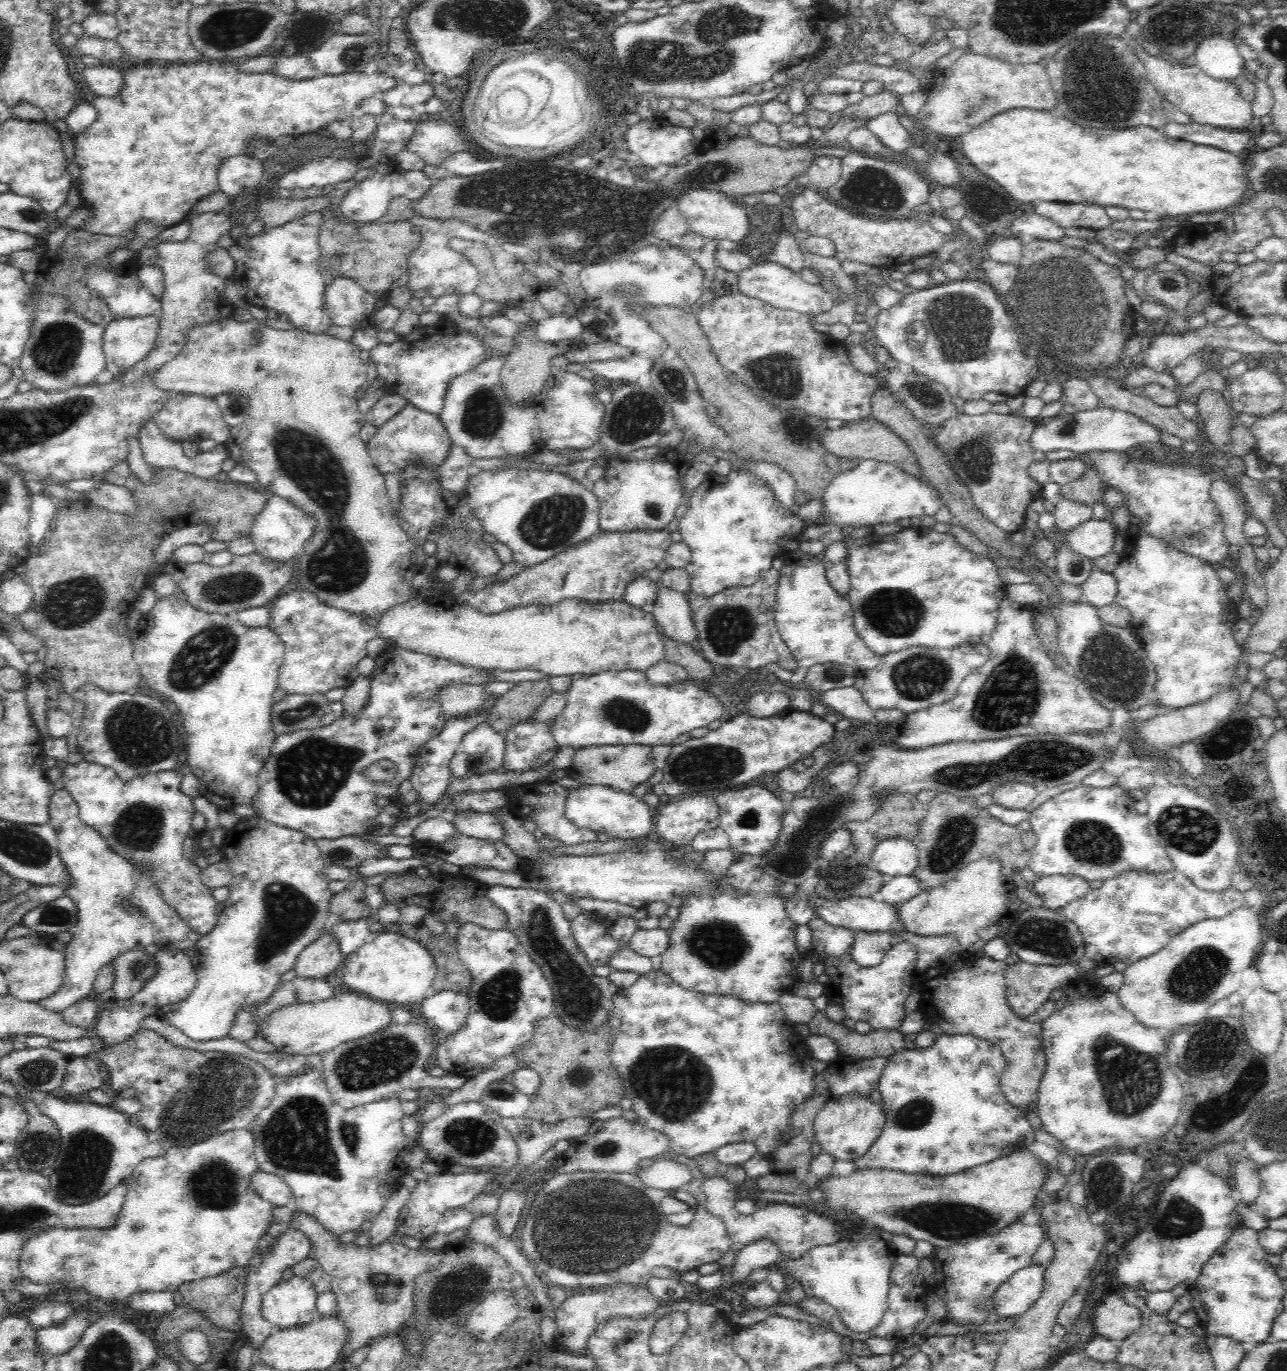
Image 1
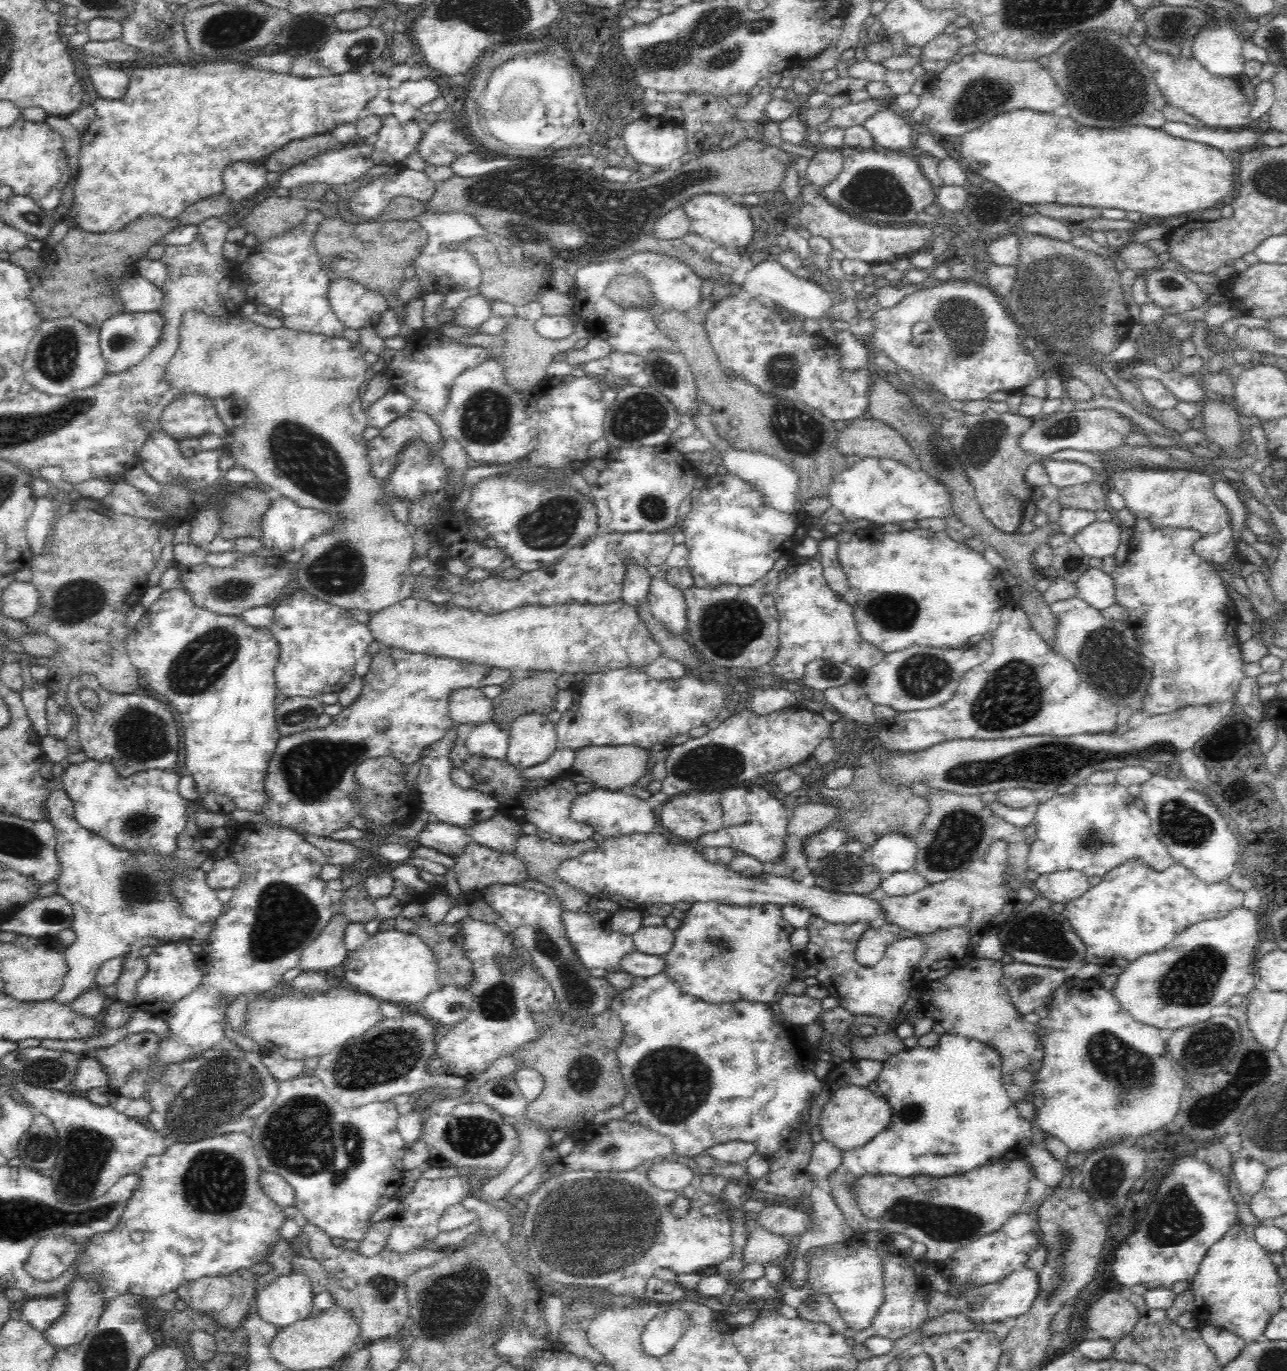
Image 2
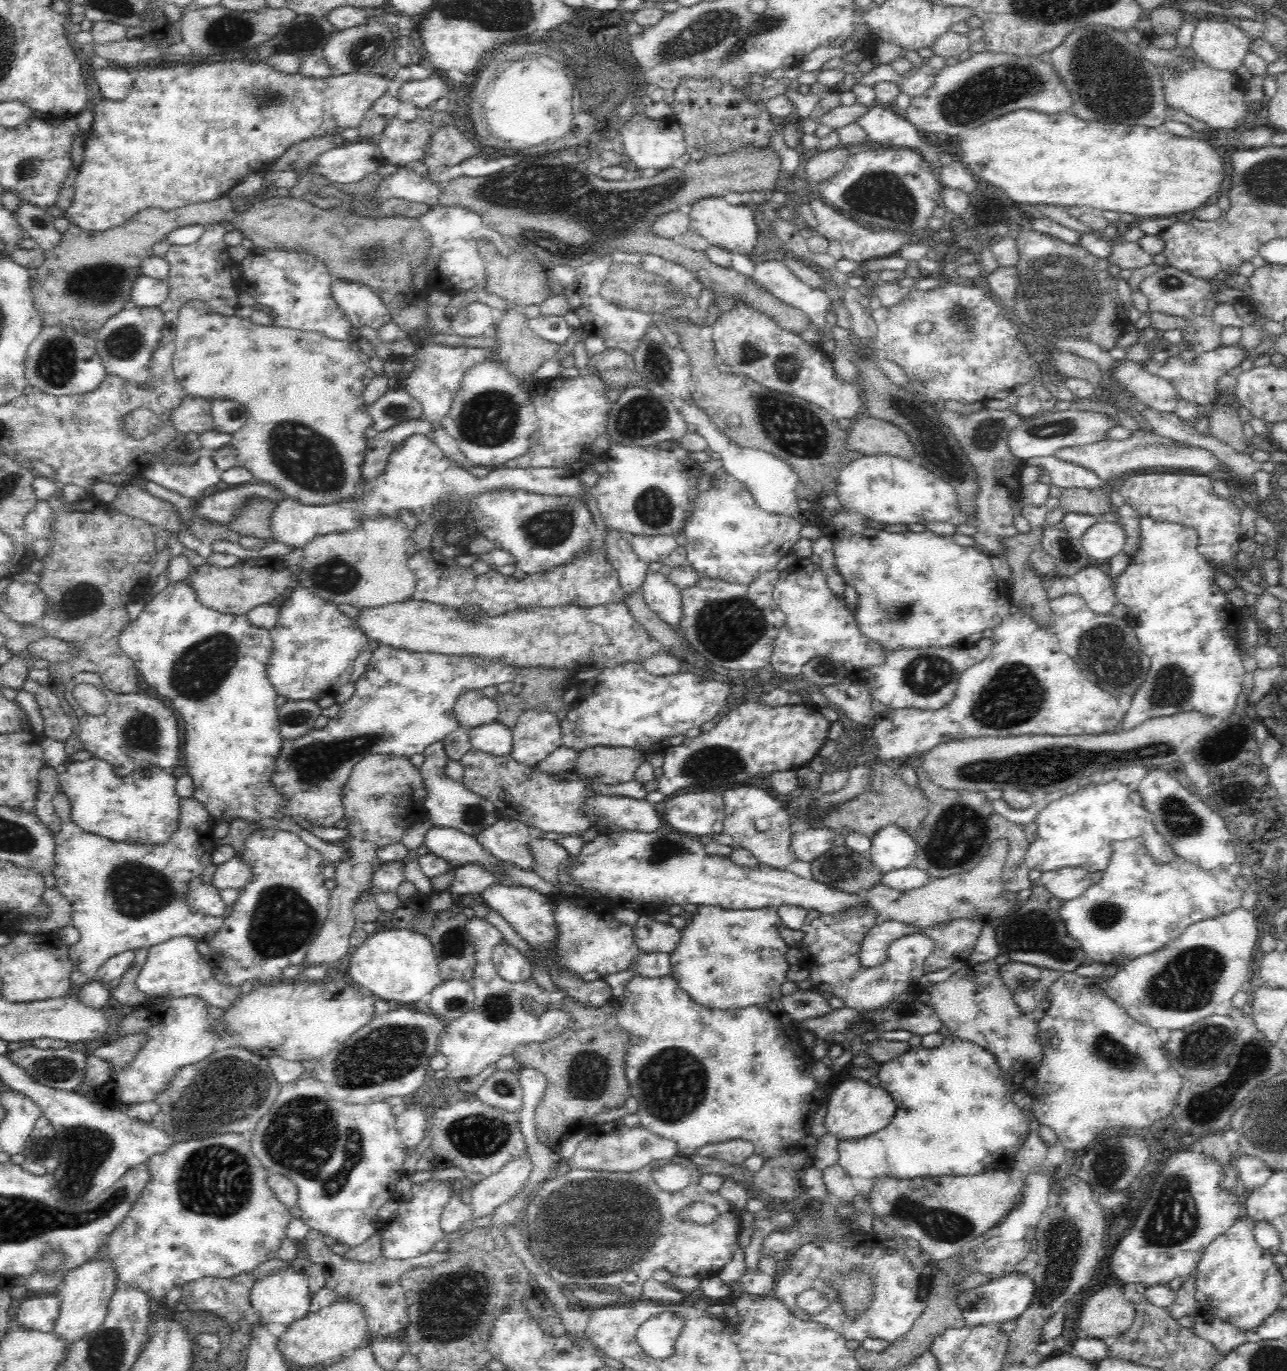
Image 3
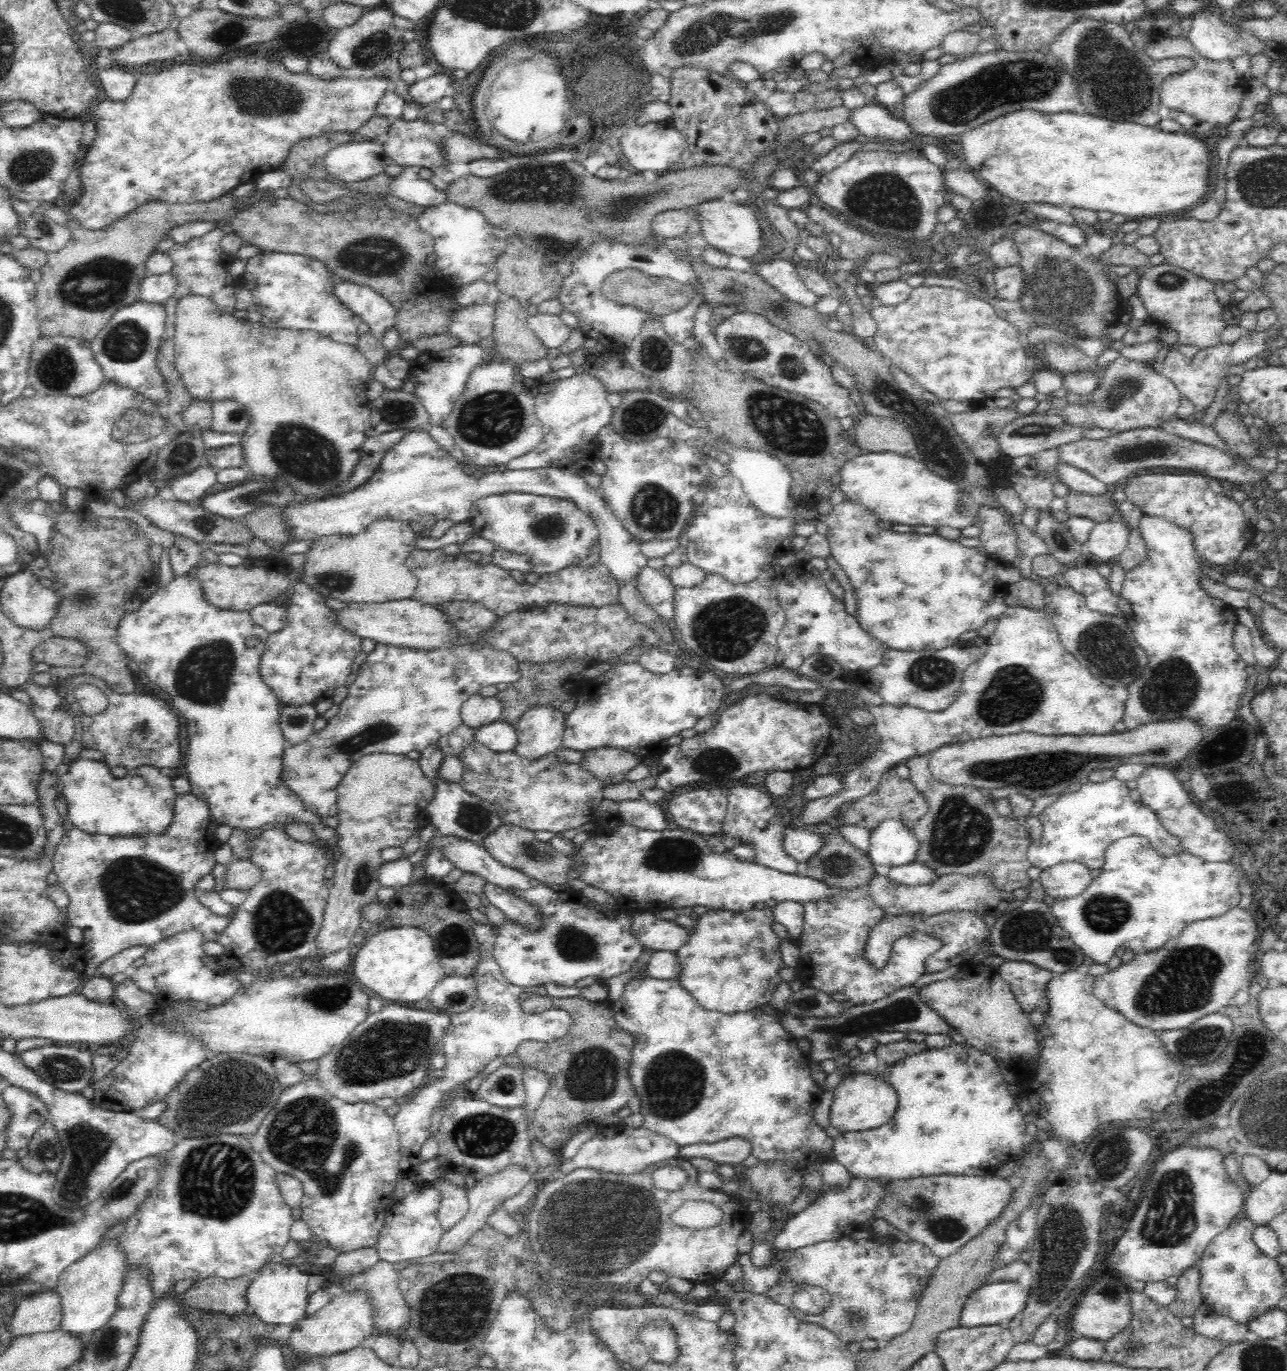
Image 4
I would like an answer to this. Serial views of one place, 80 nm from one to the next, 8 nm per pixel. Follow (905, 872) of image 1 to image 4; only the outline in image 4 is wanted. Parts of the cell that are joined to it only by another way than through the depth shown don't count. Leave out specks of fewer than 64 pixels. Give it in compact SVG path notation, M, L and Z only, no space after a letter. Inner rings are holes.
M889 819L872 832L866 854L873 866L888 866L891 869L915 861L918 850L919 843L908 827Z

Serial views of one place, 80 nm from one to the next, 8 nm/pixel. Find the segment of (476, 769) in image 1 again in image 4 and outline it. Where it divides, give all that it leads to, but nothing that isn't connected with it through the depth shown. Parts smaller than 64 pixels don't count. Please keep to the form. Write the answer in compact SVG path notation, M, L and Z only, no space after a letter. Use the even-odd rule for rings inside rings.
M502 720L475 728L472 736L474 741L496 753L512 751L516 746L515 726Z

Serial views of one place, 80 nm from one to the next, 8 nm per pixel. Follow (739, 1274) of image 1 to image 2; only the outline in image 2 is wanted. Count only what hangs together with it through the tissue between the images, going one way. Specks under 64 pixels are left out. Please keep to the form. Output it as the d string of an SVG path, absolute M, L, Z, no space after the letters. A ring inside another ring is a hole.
M754 1223L751 1224L751 1233L742 1252L742 1272L746 1265L779 1264L789 1256L791 1251L786 1239L766 1230L754 1229Z

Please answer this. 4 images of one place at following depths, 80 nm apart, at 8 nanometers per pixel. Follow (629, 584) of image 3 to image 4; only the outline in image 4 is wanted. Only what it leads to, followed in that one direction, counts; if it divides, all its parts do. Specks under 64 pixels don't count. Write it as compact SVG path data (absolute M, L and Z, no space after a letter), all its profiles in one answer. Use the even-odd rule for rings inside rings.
M427 430L410 431L402 440L391 448L382 459L382 466L363 486L354 490L342 493L337 497L319 501L299 501L291 499L286 506L282 507L282 523L284 529L290 533L290 540L302 542L302 540L314 541L324 536L344 535L352 536L362 532L368 524L380 519L390 519L393 521L408 520L418 522L425 529L430 530L435 522L448 518L453 524L466 522L470 518L470 509L473 502L479 498L484 498L490 494L506 494L508 492L523 492L524 494L535 494L536 496L546 496L552 498L568 499L576 503L582 511L587 512L593 518L595 526L599 530L600 558L599 561L612 573L612 576L620 584L637 584L640 571L648 564L647 558L640 553L640 543L634 538L614 517L612 509L604 505L600 500L600 494L596 489L588 486L584 478L567 468L536 468L535 470L511 470L501 468L504 472L486 472L481 478L473 478L469 468L456 461L438 443L432 440L431 434Z

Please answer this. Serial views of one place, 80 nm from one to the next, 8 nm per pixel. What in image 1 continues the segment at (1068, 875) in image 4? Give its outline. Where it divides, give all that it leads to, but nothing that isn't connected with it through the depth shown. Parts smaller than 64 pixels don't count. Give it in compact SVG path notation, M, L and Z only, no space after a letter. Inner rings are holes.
M1080 876L1040 878L1031 889L1050 910L1063 909L1070 902L1084 898L1090 890L1089 883Z

